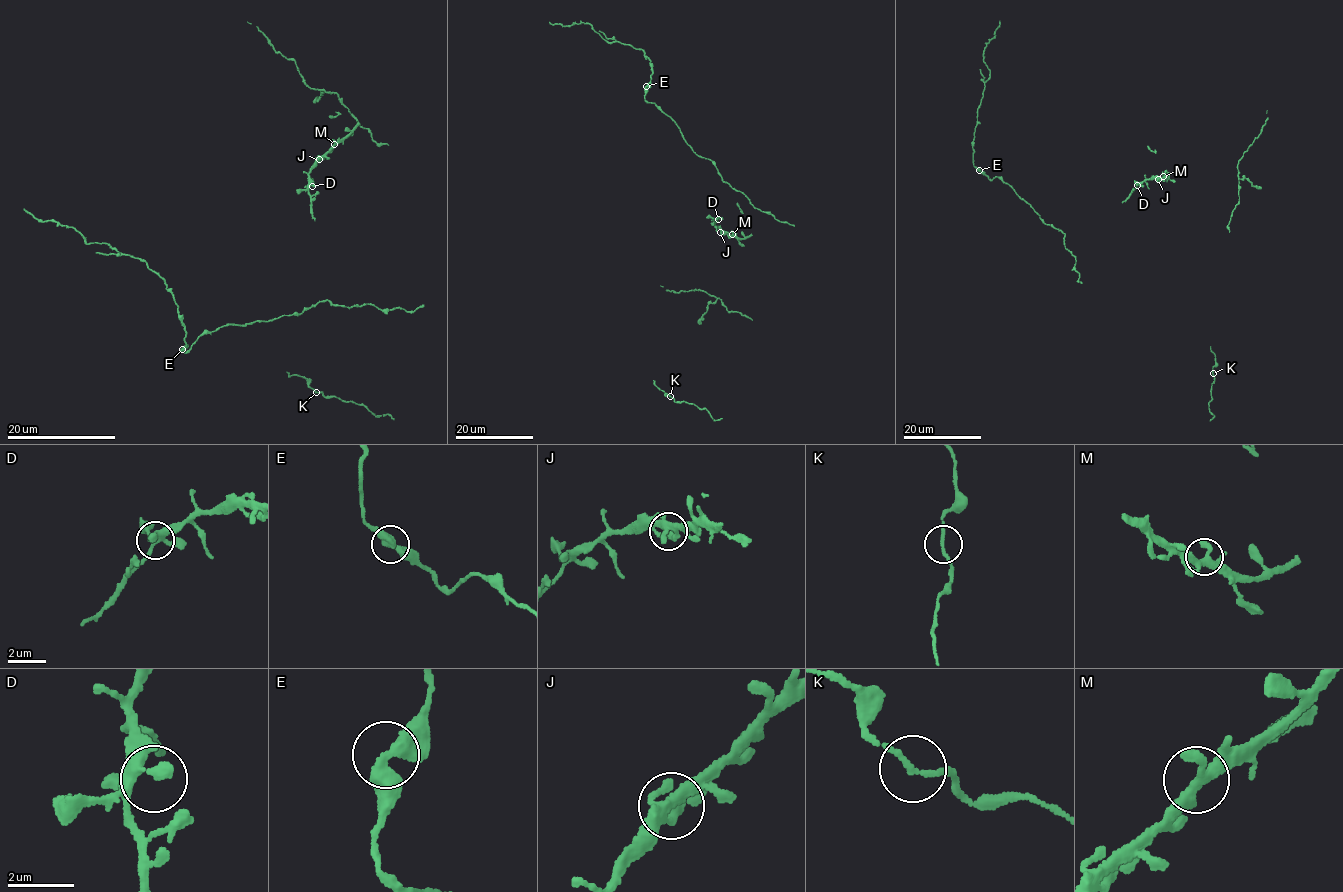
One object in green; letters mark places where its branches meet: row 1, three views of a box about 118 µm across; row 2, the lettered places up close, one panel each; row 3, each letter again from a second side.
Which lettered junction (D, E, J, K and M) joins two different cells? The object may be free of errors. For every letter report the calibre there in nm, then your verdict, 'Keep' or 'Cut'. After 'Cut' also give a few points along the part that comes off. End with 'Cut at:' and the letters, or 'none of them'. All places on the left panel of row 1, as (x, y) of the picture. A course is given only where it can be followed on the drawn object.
D: Thickness 360 nm. Keep
E: Thickness 400 nm. Keep
J: Thickness 240 nm. Keep
K: Thickness 150 nm. Keep
M: Thickness 280 nm. Keep
Cut at: none of them

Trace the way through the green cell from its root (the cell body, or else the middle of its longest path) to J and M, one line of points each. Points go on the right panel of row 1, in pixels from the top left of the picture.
J: (1146, 179), (1158, 179)
M: (1146, 179), (1163, 176)

